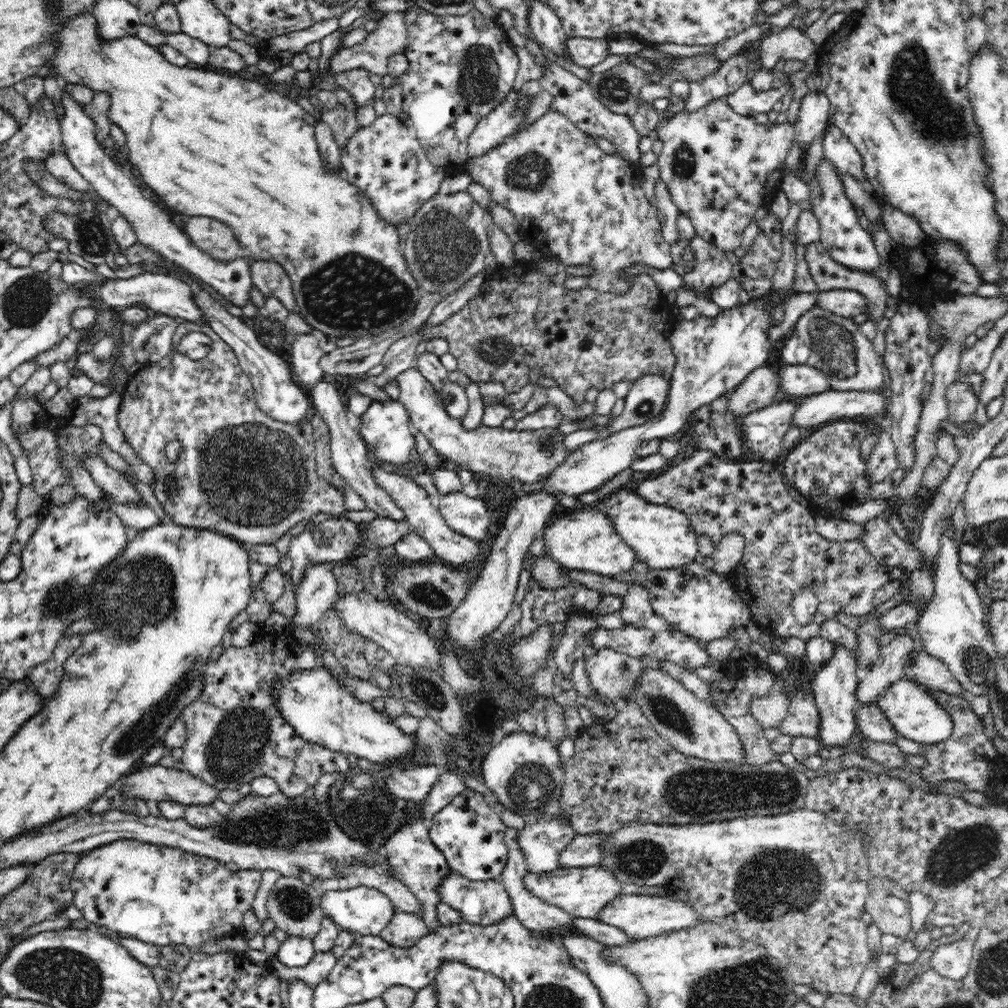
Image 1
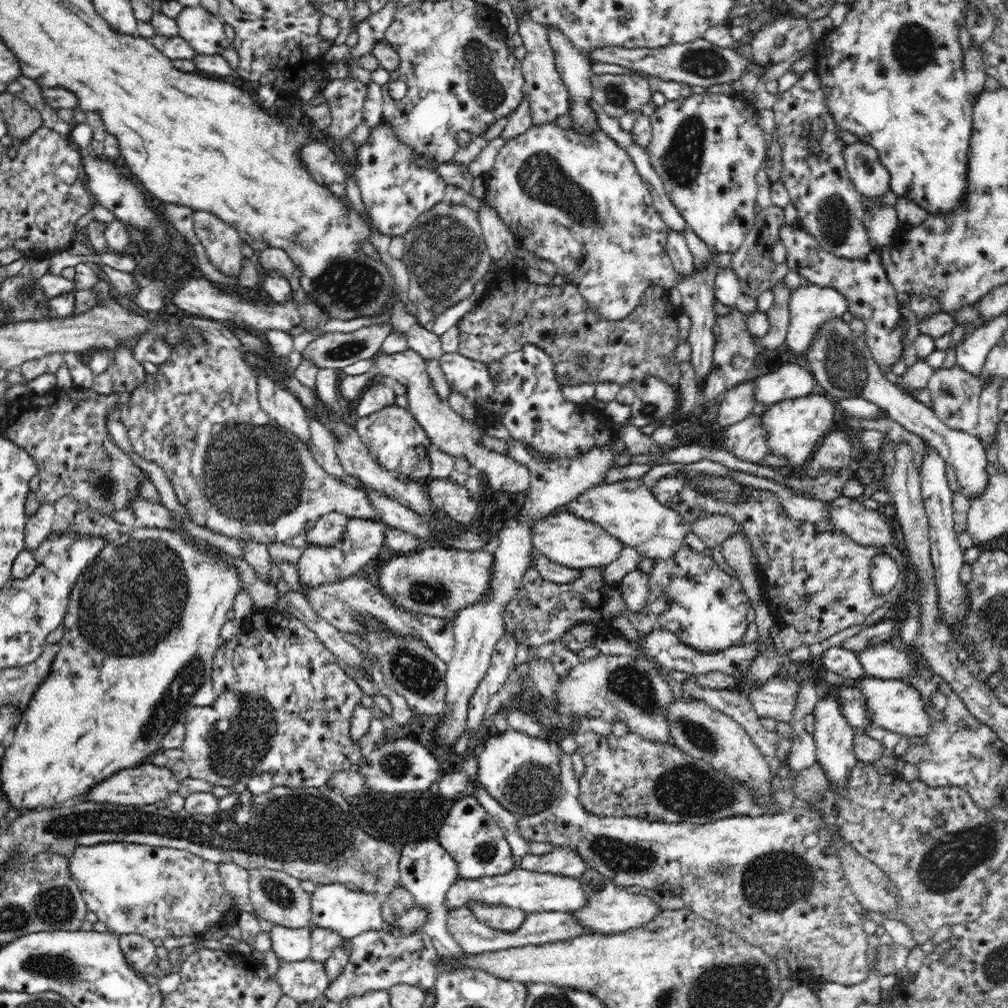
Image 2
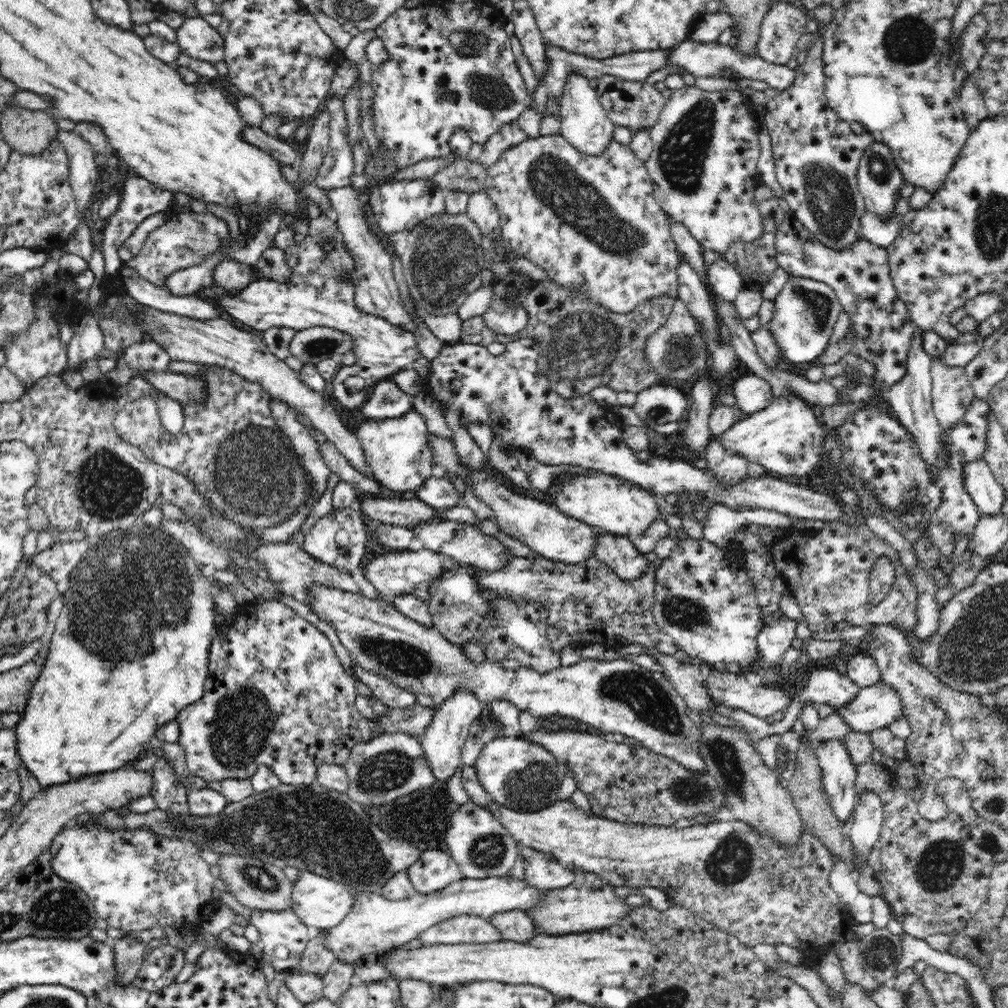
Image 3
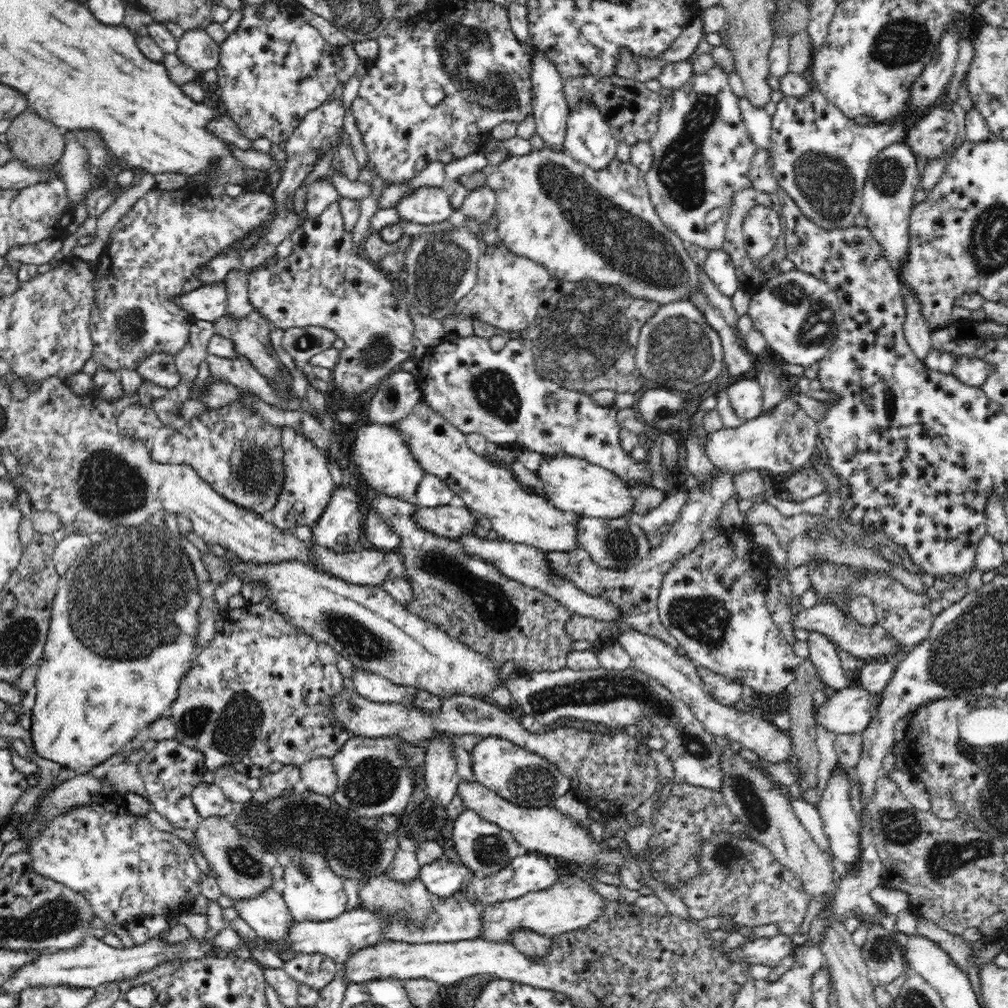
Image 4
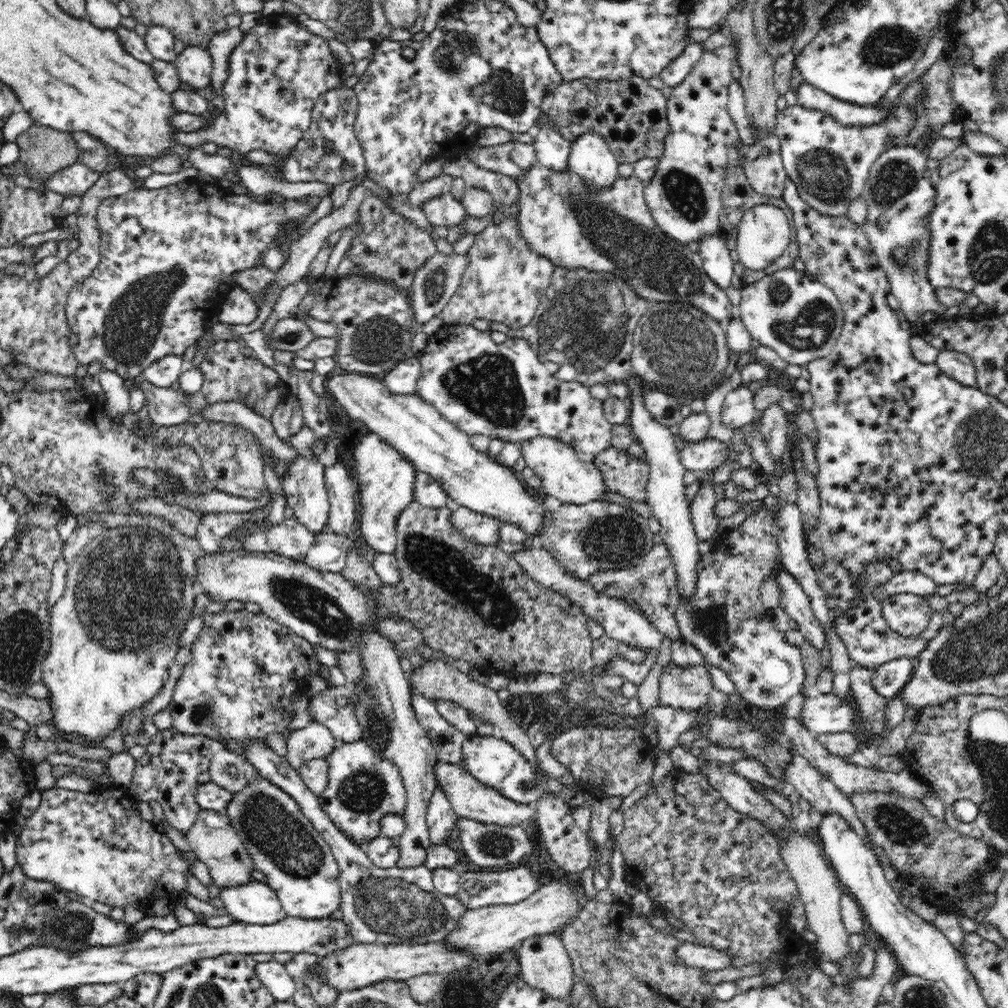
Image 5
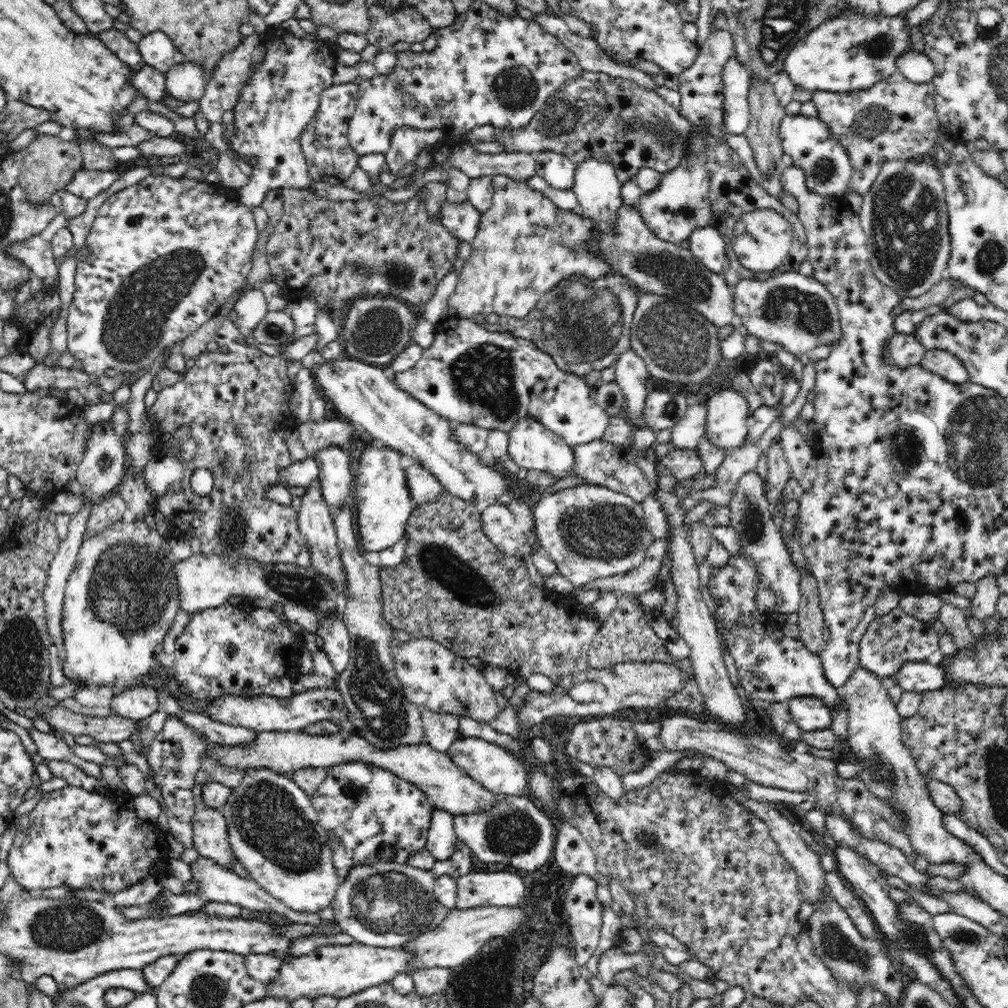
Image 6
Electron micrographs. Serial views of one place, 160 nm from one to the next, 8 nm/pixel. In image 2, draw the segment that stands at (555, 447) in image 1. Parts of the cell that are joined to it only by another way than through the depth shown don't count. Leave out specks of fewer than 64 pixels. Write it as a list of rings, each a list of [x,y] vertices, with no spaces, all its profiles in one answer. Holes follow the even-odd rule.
[[[412,349],[395,355],[384,355],[380,352],[375,356],[375,365],[367,373],[356,376],[342,375],[339,381],[342,396],[347,400],[359,398],[361,394],[358,392],[362,392],[368,384],[371,384],[370,381],[375,376],[376,368],[380,370],[380,374],[386,374],[389,382],[398,381],[406,387],[404,394],[408,403],[407,409],[428,436],[432,448],[452,456],[455,460],[465,458],[474,469],[474,473],[486,474],[487,482],[494,492],[520,493],[530,489],[531,477],[528,468],[516,460],[510,460],[509,456],[500,455],[500,452],[492,452],[492,448],[487,448],[482,444],[481,439],[485,435],[490,437],[491,432],[456,414],[456,411],[449,405],[449,401],[441,398],[431,385],[426,362]]]

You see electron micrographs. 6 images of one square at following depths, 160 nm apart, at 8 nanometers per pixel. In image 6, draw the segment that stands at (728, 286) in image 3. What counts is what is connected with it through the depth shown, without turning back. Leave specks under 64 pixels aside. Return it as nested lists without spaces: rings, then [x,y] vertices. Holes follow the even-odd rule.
[[[716,226],[698,228],[689,236],[690,250],[708,270],[724,276],[730,261],[726,255],[723,236]]]

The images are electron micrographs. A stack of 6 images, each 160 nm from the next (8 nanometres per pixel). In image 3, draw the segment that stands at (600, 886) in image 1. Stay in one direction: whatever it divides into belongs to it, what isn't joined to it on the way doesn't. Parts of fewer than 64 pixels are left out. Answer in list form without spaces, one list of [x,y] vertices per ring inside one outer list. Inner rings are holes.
[[[488,876],[488,878],[462,878],[452,882],[432,894],[416,893],[407,900],[387,900],[380,892],[362,892],[359,891],[355,897],[352,912],[336,926],[336,928],[329,929],[326,934],[326,947],[330,949],[335,958],[346,963],[356,963],[360,956],[364,956],[370,952],[381,952],[388,949],[402,948],[410,940],[419,938],[420,934],[428,931],[432,926],[440,922],[455,918],[456,916],[473,915],[480,916],[486,920],[492,916],[502,912],[509,912],[520,910],[522,912],[530,912],[536,906],[544,904],[545,896],[550,891],[548,888],[536,888],[528,884],[521,878],[514,878],[513,876]]]

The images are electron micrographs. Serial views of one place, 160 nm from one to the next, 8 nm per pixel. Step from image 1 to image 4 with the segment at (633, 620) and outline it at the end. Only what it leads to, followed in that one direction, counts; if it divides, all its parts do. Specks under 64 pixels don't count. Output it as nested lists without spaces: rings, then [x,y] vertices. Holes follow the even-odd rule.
[[[575,516],[573,520],[577,525],[577,546],[587,550],[592,560],[600,567],[616,572],[628,570],[644,560],[651,552],[646,535],[632,518],[606,520]]]

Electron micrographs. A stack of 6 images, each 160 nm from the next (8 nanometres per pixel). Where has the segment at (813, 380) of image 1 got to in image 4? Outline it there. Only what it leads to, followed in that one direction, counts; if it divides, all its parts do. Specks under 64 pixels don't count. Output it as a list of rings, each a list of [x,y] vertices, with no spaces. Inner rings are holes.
[[[754,377],[737,380],[727,388],[727,393],[741,420],[753,420],[763,412],[763,390]]]

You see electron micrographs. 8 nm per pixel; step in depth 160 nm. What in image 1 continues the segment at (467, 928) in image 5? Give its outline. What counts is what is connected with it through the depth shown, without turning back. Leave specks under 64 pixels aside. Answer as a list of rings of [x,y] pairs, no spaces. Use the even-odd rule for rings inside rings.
[[[620,894],[612,900],[597,916],[600,923],[620,928],[630,939],[644,940],[654,936],[662,936],[668,932],[688,930],[702,923],[696,910],[686,902],[672,897],[648,896],[646,894]]]

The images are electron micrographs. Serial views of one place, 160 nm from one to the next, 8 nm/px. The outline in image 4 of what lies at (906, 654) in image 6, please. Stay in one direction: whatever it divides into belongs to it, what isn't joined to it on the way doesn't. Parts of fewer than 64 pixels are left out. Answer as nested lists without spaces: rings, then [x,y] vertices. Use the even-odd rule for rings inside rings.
[[[832,603],[818,604],[812,608],[802,609],[796,614],[792,614],[791,629],[814,631],[826,635],[830,639],[835,640],[846,650],[851,656],[859,659],[861,662],[867,660],[887,659],[897,655],[897,657],[905,650],[889,632],[880,624],[875,627],[862,627],[858,625],[856,619],[844,617],[844,613]]]

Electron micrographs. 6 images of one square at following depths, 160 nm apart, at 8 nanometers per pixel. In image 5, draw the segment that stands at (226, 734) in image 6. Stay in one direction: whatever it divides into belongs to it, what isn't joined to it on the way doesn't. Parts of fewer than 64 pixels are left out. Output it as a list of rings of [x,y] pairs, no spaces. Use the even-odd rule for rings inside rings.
[[[254,741],[247,748],[247,760],[266,780],[288,793],[298,803],[298,808],[322,835],[332,849],[339,868],[341,884],[342,920],[350,927],[356,943],[374,942],[388,944],[427,944],[443,942],[458,930],[458,922],[466,913],[466,907],[455,895],[441,895],[434,889],[432,871],[426,865],[402,869],[380,868],[369,858],[362,847],[354,844],[322,810],[318,796],[300,778],[298,771],[290,766],[286,757],[276,755],[270,747]]]

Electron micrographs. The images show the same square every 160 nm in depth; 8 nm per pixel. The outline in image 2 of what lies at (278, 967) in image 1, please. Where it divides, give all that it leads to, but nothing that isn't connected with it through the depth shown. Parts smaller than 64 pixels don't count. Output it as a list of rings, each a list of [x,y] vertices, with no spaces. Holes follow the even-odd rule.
[[[310,957],[300,962],[280,961],[274,978],[281,986],[283,994],[298,1002],[314,1002],[330,982],[326,962],[320,963]]]

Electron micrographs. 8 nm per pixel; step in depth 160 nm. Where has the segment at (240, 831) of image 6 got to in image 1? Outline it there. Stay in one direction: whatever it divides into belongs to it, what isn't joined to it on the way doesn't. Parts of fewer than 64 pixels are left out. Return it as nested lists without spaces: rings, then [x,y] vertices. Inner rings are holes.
[[[360,885],[347,890],[321,891],[322,911],[337,924],[340,929],[358,936],[378,936],[395,916],[396,910],[388,897],[377,888]]]

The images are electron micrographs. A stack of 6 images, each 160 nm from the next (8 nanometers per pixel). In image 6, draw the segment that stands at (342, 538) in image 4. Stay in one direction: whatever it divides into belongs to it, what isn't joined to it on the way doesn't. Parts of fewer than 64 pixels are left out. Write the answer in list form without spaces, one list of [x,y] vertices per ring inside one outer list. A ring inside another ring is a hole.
[[[324,448],[315,462],[324,499],[332,512],[348,506],[353,479],[348,452],[343,448]]]

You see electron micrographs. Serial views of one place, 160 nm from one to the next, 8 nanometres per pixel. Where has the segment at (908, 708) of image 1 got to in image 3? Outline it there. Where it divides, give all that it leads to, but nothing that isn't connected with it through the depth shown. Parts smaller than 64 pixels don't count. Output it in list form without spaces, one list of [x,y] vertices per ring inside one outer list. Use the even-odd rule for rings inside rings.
[[[880,680],[872,686],[860,687],[852,704],[840,715],[854,731],[868,733],[888,728],[894,721],[905,717],[904,701],[893,686]]]

